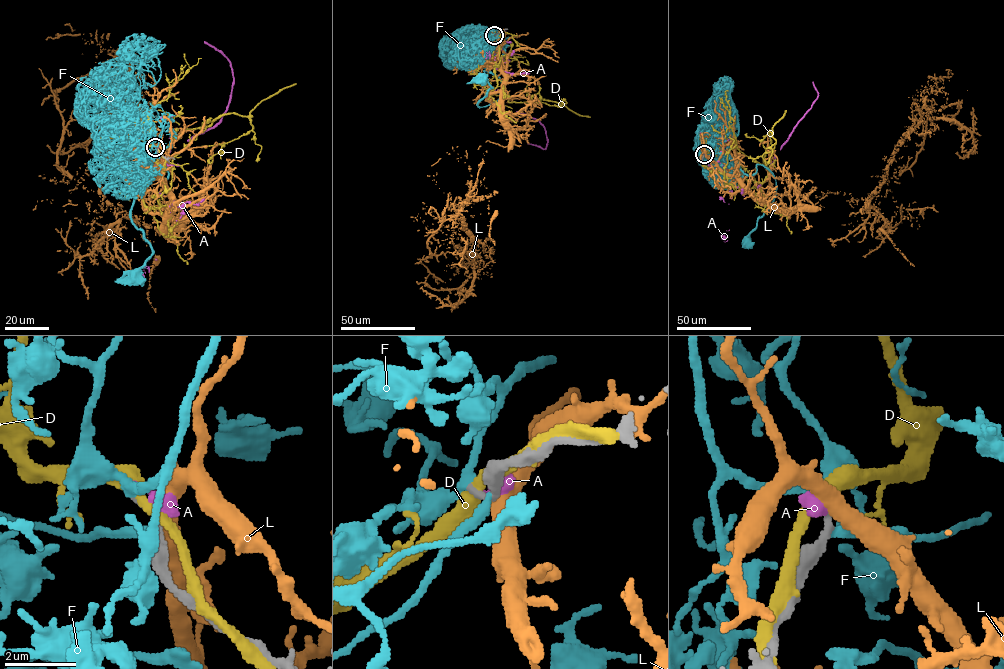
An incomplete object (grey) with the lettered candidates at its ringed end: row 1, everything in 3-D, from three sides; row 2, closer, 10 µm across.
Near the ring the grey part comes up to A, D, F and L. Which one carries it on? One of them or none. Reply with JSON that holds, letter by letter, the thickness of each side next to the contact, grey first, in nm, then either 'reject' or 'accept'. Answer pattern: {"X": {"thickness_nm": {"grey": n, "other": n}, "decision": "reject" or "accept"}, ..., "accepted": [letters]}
{"A": {"thickness_nm": {"grey": 240, "other": 500}, "decision": "reject"}, "D": {"thickness_nm": {"grey": 190, "other": 400}, "decision": "reject"}, "F": {"thickness_nm": {"grey": 160, "other": 200}, "decision": "accept"}, "L": {"thickness_nm": {"grey": 240, "other": 440}, "decision": "reject"}, "accepted": ["F"]}

